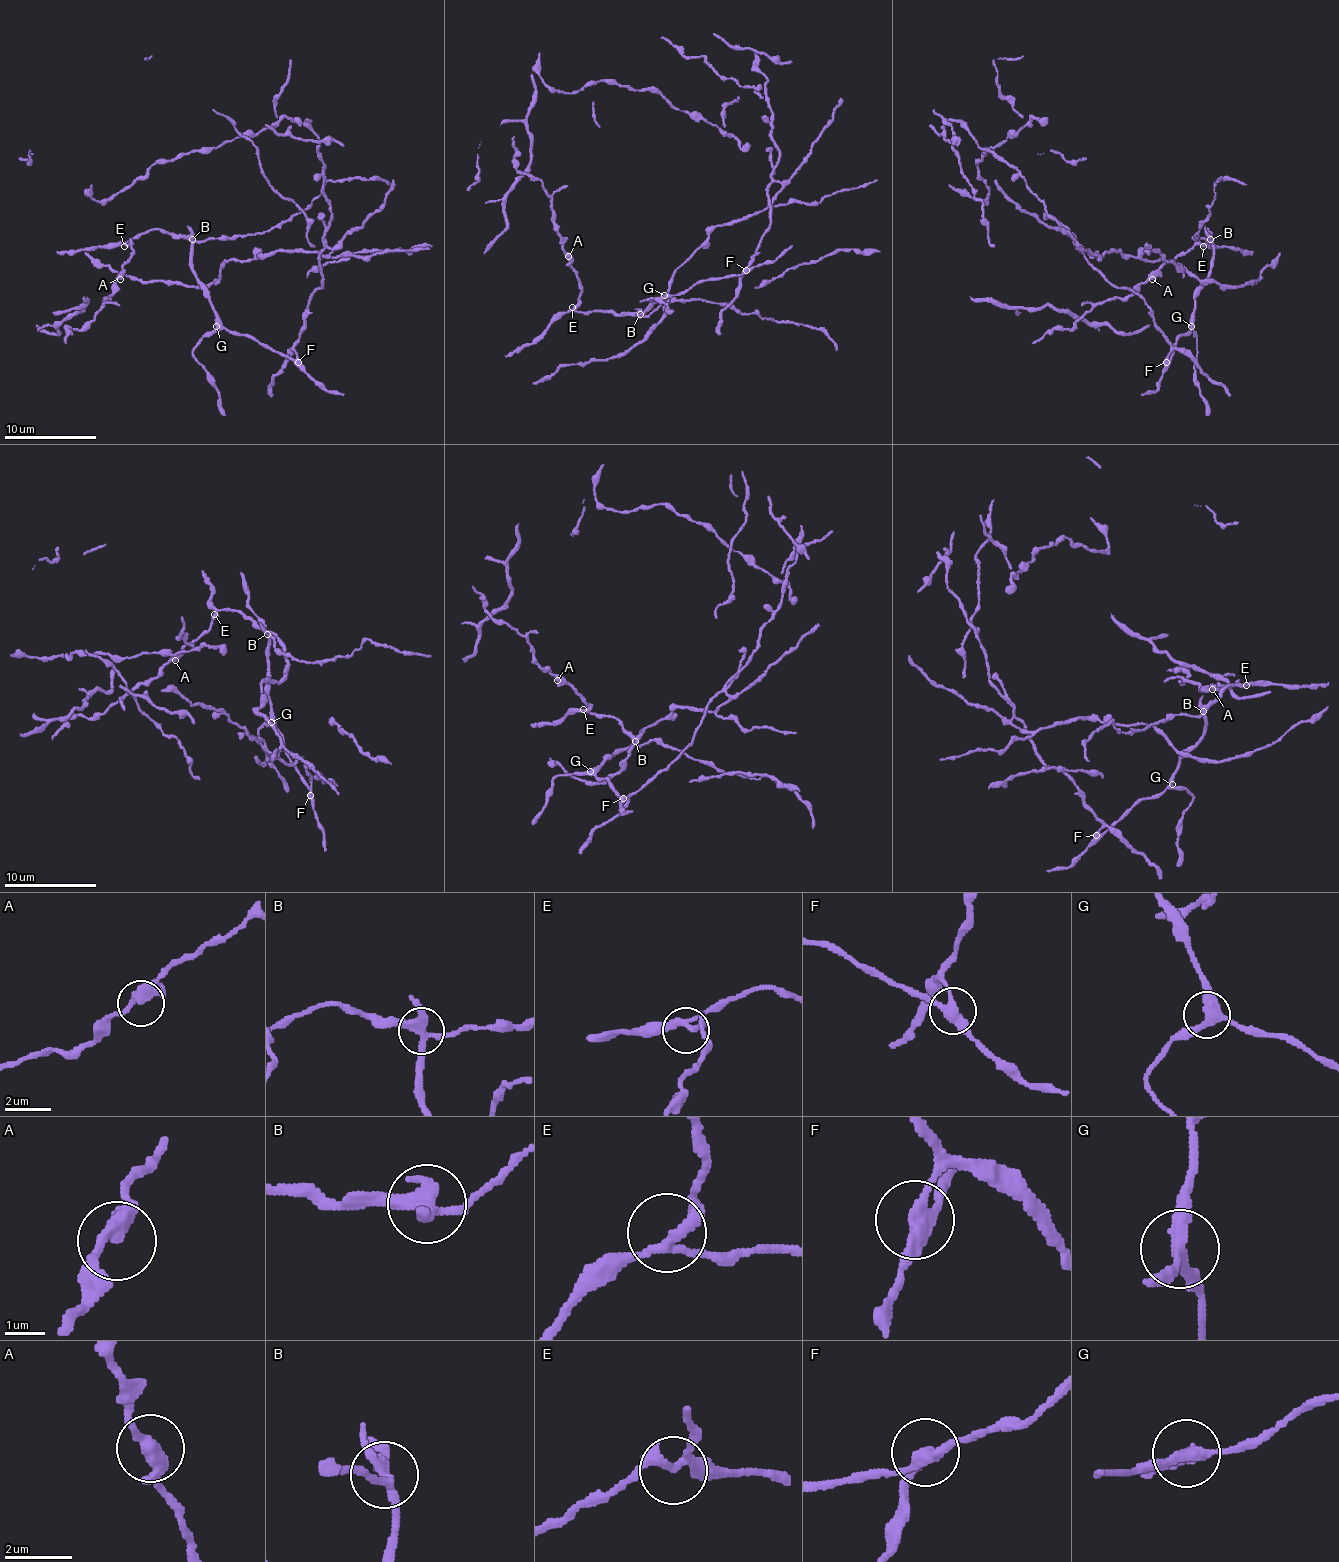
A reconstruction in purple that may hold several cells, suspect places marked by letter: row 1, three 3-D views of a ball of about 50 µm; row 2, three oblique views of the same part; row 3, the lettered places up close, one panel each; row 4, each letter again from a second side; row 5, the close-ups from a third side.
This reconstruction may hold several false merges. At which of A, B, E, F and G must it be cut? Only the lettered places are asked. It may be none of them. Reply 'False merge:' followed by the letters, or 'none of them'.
False merge: B, F

